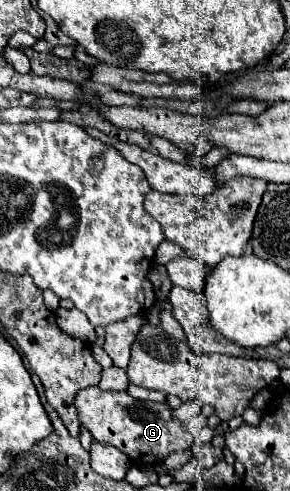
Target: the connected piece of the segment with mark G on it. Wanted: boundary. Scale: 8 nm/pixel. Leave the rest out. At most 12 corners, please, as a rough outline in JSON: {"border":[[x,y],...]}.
{"border":[[77,392],[81,426],[155,466],[193,436],[165,402]]}

